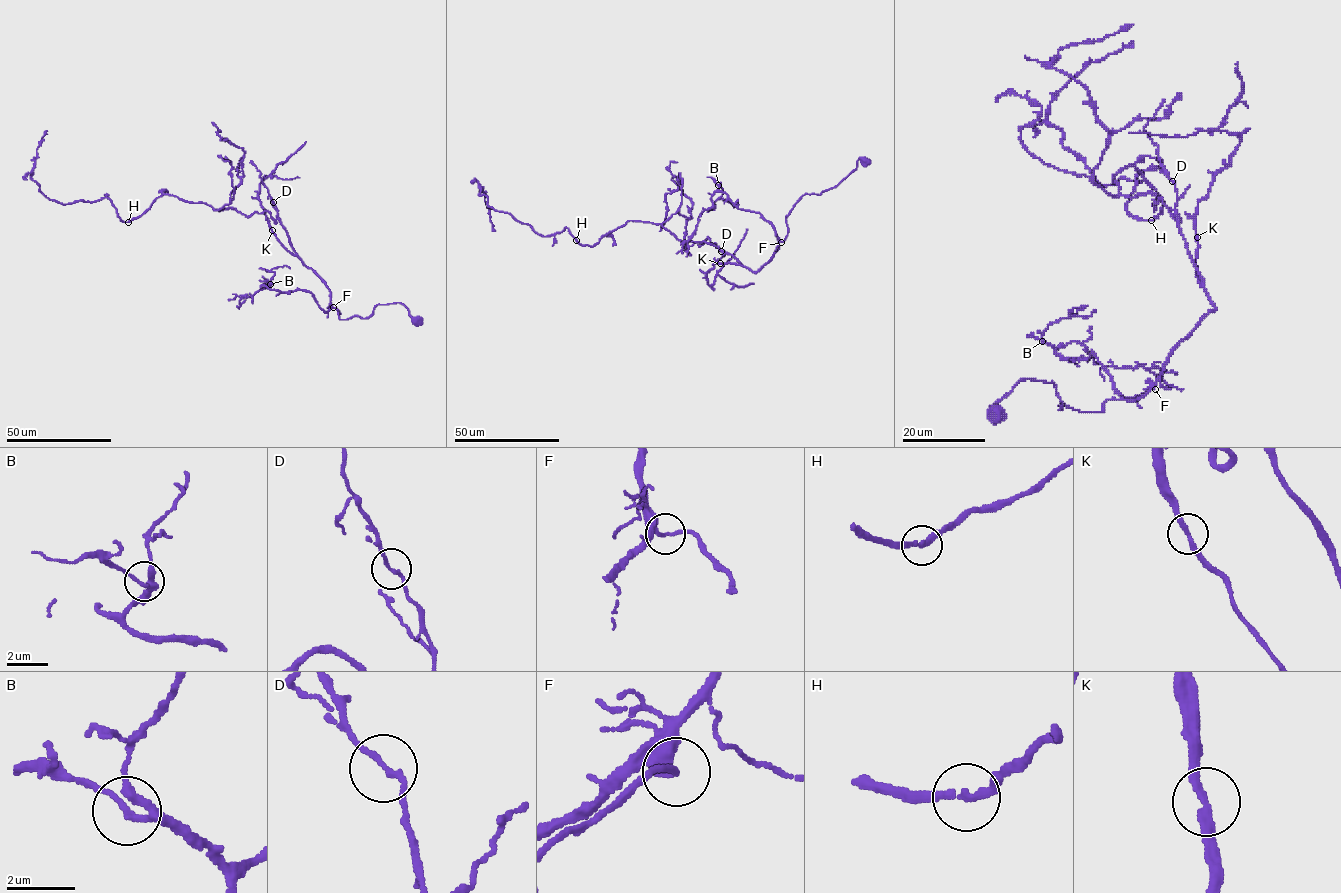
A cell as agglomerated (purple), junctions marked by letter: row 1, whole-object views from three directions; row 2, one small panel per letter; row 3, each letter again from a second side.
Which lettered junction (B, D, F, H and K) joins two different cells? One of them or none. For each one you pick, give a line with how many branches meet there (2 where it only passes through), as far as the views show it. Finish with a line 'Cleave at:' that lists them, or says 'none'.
Cleave at: none

